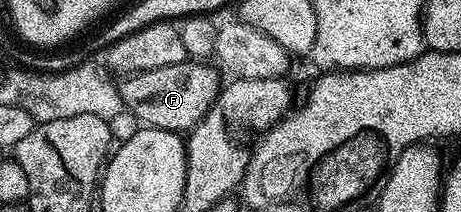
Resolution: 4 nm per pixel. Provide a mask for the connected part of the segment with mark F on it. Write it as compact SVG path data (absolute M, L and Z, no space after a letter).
M186 60L163 68L128 75L120 83L121 105L136 116L138 123L160 130L188 132L203 120L221 91L223 78L217 75L218 67L205 60Z

